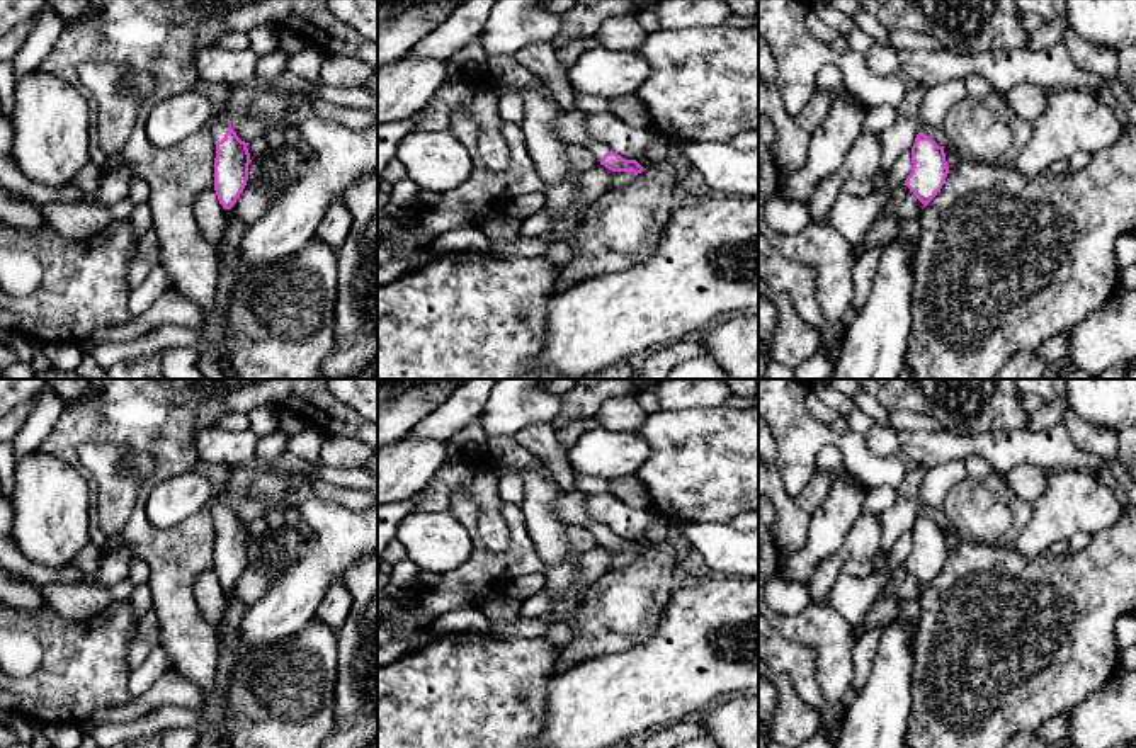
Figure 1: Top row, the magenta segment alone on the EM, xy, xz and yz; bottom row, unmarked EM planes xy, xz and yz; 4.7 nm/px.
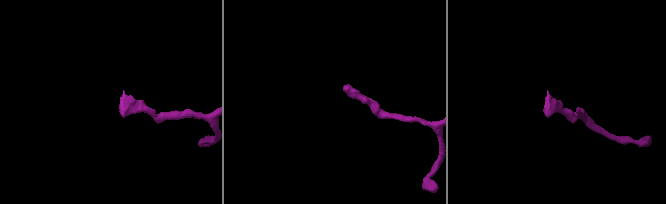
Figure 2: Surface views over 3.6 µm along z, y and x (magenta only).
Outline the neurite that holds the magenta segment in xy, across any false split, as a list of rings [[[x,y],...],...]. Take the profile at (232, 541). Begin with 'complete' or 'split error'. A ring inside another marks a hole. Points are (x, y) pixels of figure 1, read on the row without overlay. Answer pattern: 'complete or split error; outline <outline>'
split error; outline [[[221,493],[206,507],[211,512],[214,539],[214,571],[223,590],[231,590],[248,561],[248,524],[241,522],[231,508],[231,496]]]

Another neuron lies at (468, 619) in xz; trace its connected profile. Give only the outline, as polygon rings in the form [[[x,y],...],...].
[[[466,607],[442,617],[435,619],[429,627],[434,634],[451,634],[451,632],[474,632],[474,634],[488,634],[490,620],[478,609]]]

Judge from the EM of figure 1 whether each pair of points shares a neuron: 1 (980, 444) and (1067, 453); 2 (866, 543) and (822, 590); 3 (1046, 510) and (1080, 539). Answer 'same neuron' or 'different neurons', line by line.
1: same neuron
2: same neuron
3: different neurons

